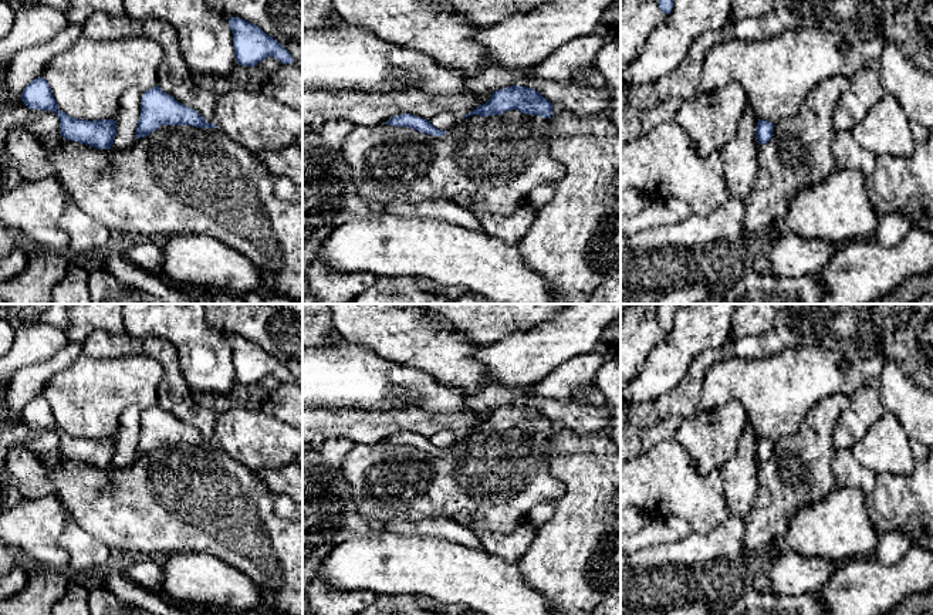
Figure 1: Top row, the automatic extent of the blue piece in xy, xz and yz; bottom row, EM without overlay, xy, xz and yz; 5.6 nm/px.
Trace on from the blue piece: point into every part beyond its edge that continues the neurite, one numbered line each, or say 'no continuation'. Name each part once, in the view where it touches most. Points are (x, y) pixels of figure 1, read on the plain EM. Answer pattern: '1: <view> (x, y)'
no continuation

